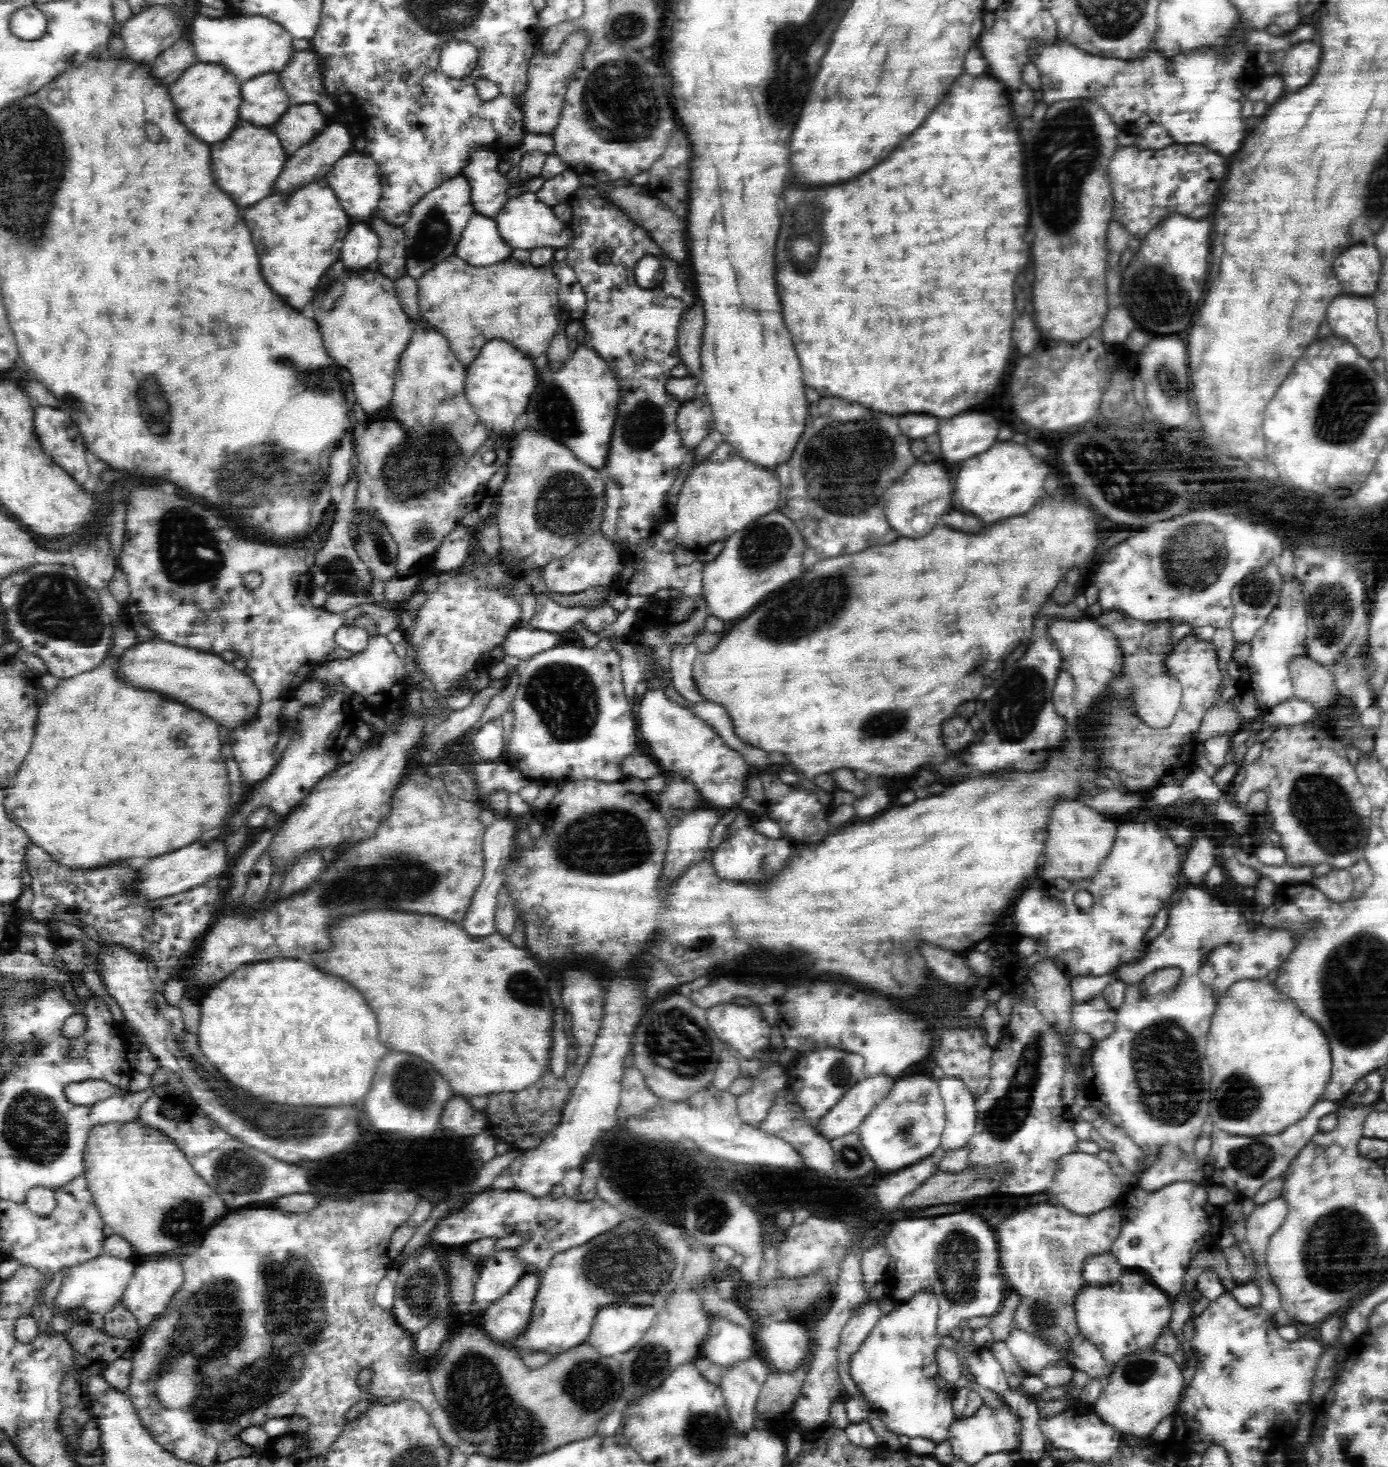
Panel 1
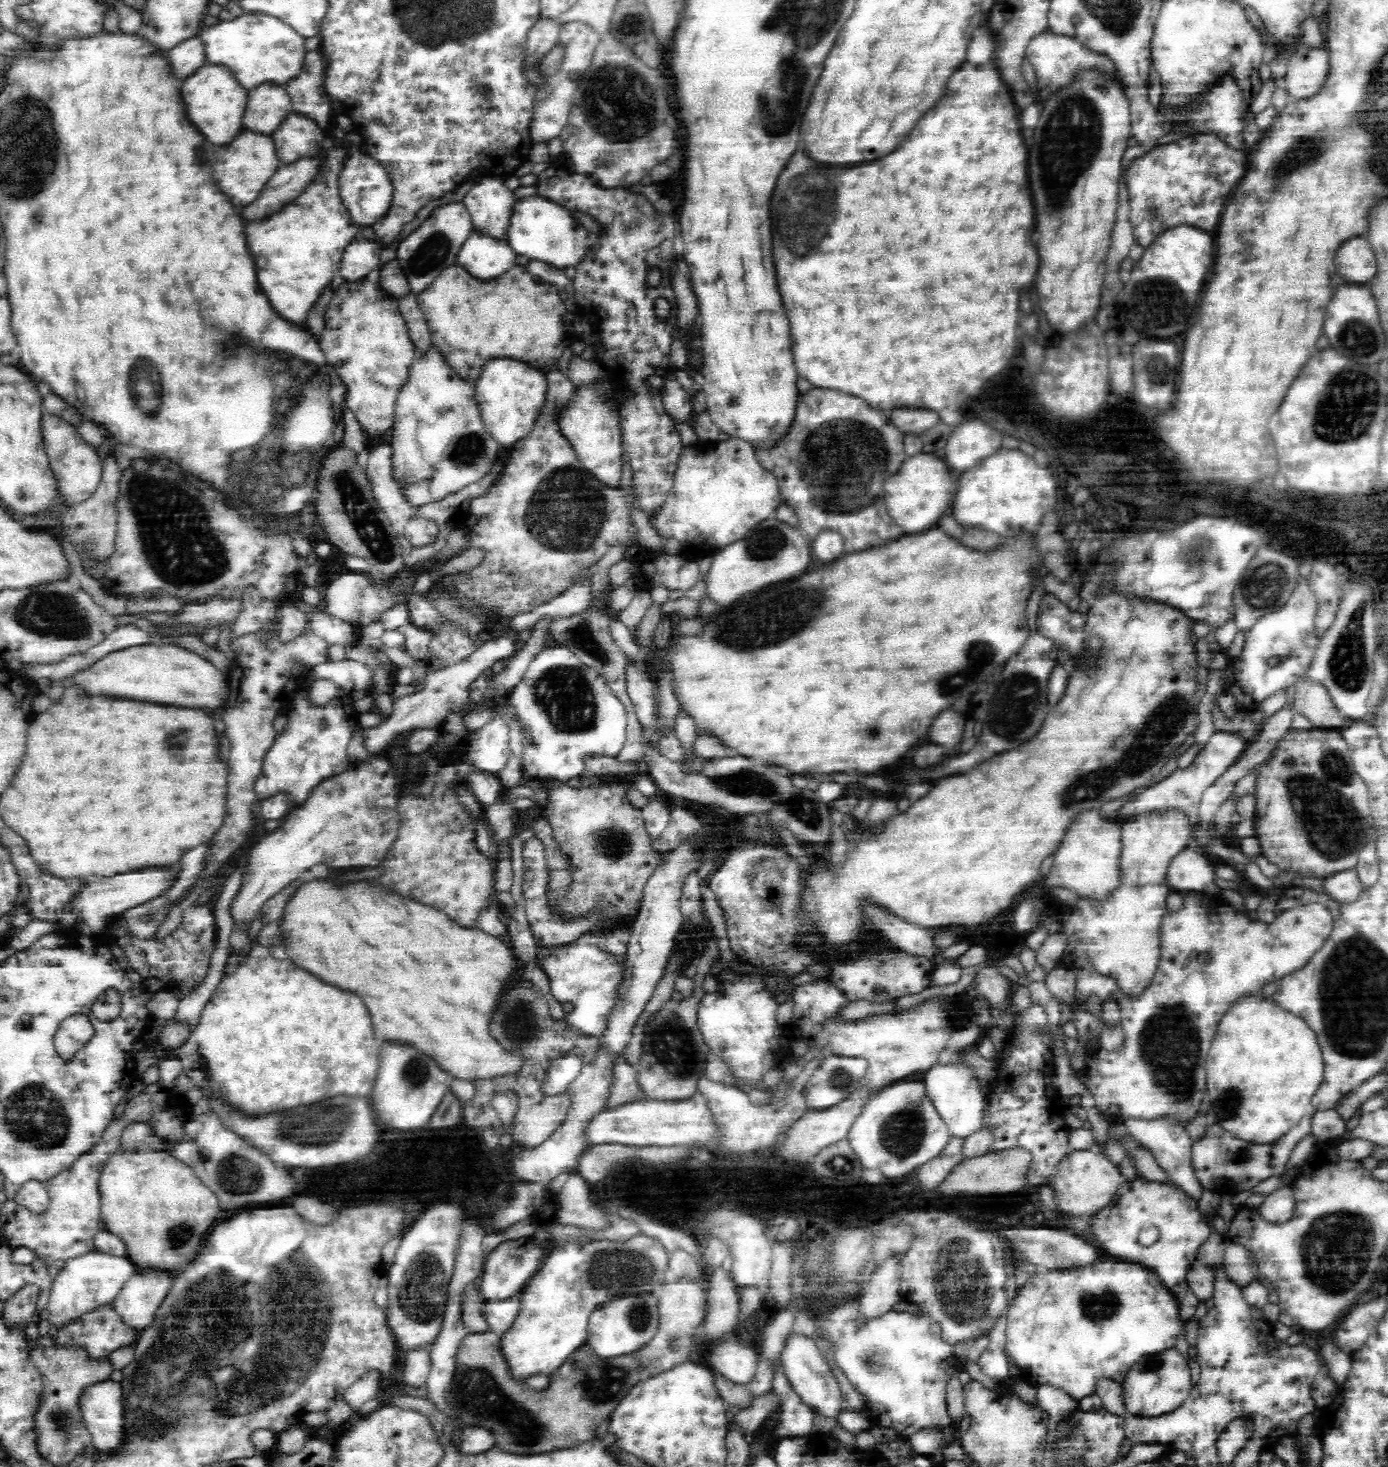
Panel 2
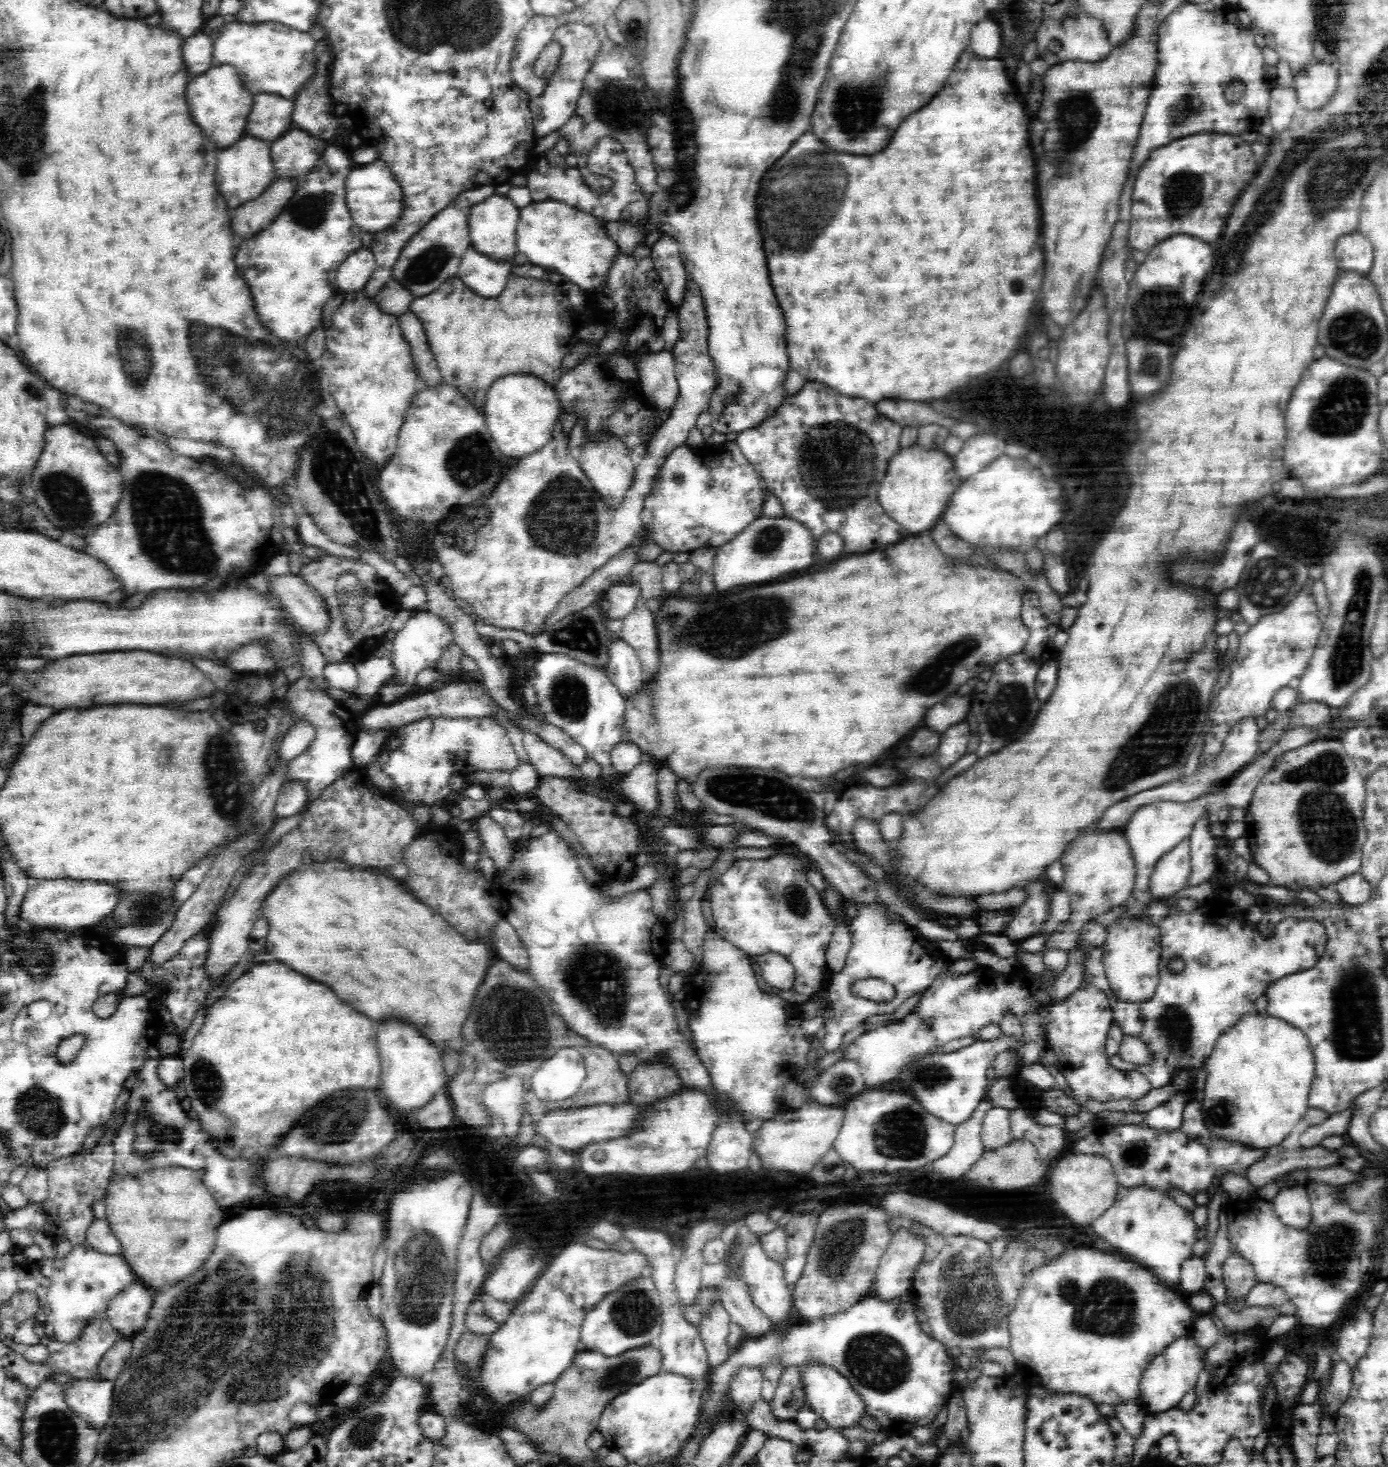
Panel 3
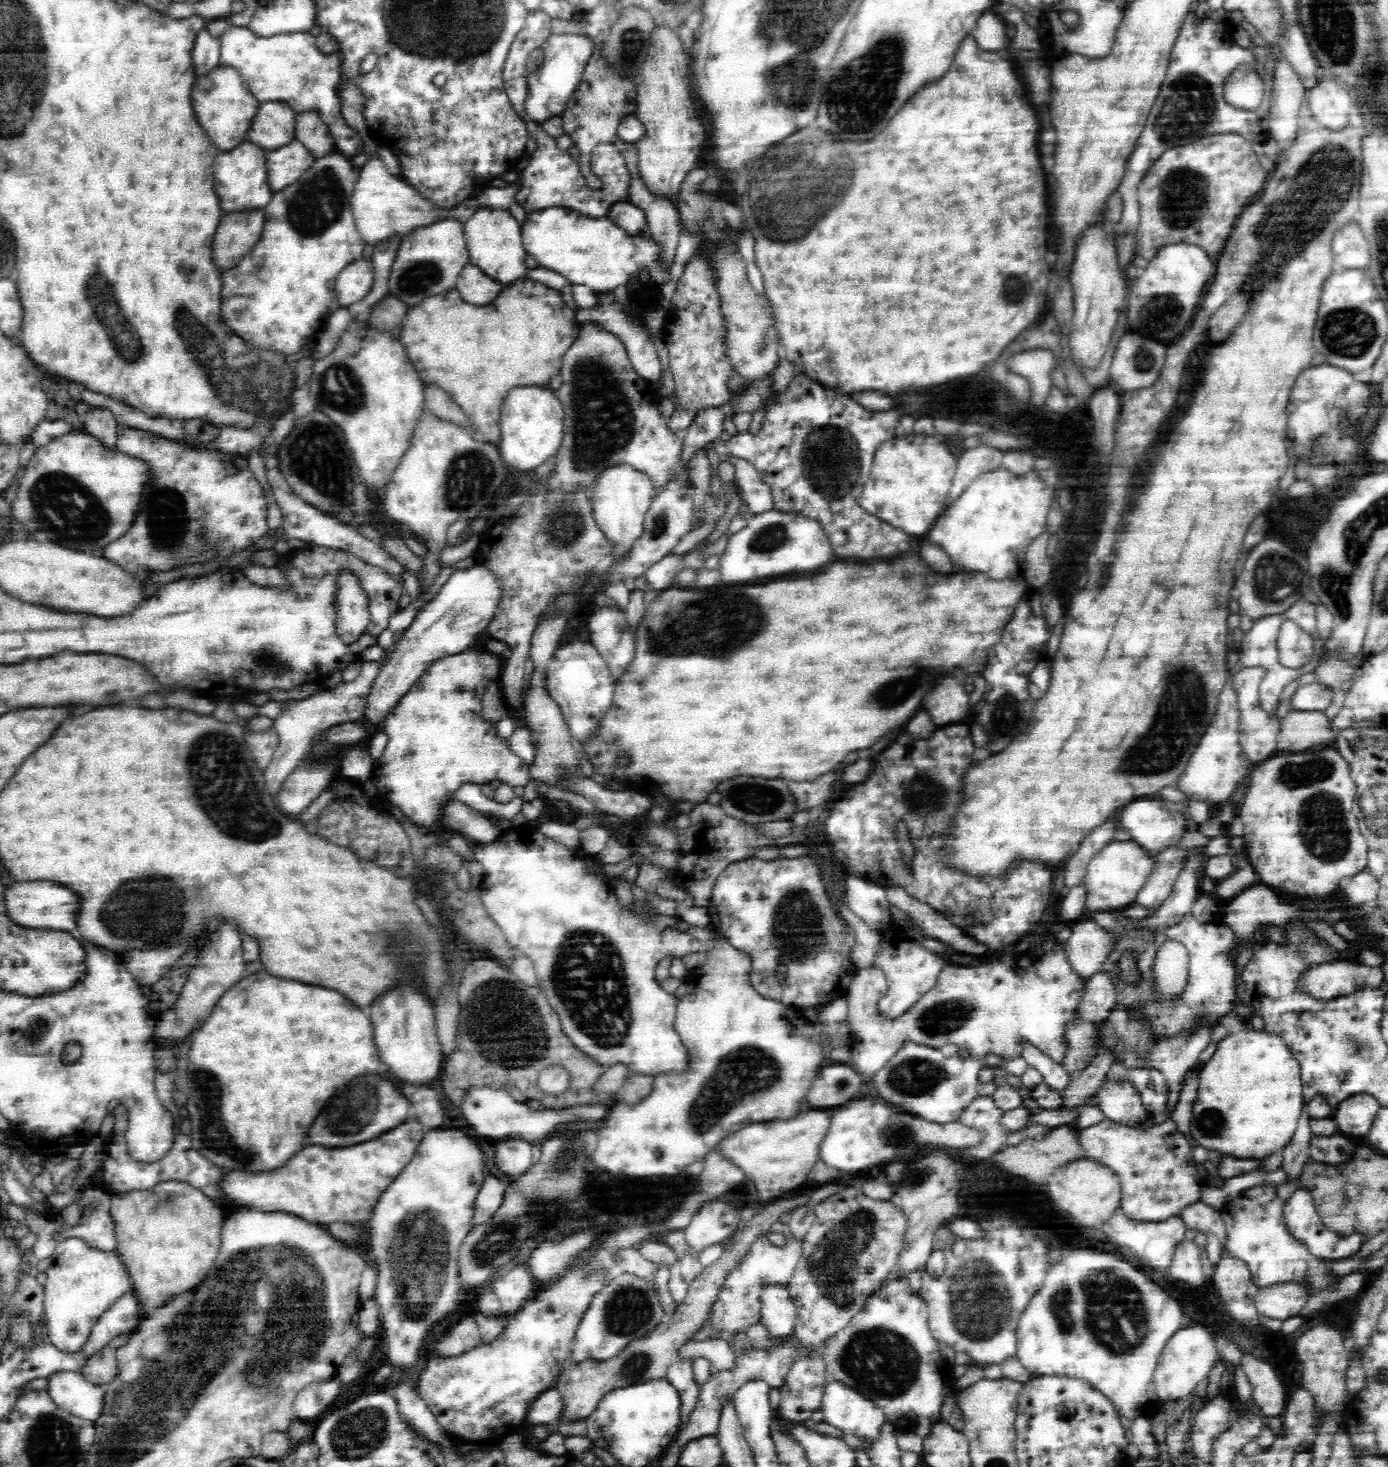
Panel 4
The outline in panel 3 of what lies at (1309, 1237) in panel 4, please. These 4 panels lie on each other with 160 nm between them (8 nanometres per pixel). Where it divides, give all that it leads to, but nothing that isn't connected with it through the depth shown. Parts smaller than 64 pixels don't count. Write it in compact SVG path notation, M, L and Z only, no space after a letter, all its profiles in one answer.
M1299 1185L1281 1188L1271 1202L1274 1212L1286 1226L1298 1230L1311 1228L1311 1204L1306 1188Z

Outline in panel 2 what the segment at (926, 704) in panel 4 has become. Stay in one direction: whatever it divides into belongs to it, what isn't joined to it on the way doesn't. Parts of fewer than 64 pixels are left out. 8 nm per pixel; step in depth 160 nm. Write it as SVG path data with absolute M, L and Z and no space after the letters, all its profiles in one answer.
M954 710L942 712L942 716L938 716L938 720L934 720L930 726L930 740L944 748L954 748L962 742L962 730L967 717L968 714L958 714Z

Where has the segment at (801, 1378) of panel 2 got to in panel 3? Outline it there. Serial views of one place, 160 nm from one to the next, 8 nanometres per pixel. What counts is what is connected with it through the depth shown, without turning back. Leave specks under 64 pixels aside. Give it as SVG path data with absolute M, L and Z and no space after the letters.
M810 1363L801 1368L806 1404L812 1408L819 1418L827 1422L828 1427L843 1429L855 1427L856 1425L865 1425L869 1418L865 1404L844 1376L841 1376L834 1368L822 1366L822 1364Z

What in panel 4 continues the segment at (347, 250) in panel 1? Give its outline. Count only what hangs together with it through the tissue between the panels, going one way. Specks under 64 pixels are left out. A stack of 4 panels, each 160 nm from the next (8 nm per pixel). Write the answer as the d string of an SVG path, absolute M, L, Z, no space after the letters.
M371 259L352 261L342 272L338 273L335 282L335 295L340 308L346 309L350 304L358 302L372 289L374 268Z

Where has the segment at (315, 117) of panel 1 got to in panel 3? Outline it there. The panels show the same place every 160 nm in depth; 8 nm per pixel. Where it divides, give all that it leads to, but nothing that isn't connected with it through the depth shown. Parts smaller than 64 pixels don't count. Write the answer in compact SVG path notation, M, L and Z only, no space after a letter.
M296 126L270 142L270 157L276 178L299 179L318 164L328 143Z

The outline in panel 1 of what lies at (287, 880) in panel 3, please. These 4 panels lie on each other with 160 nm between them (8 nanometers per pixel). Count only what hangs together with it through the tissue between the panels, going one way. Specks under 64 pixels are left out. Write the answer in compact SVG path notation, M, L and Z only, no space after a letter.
M370 912L370 916L354 916L354 920L346 920L346 924L338 924L338 932L334 932L334 940L338 940L338 948L334 952L322 952L322 956L312 956L312 964L318 964L318 968L326 968L326 972L334 972L334 976L342 976L344 980L350 980L362 996L366 996L366 1002L370 1008L374 1008L374 1014L378 1016L378 1030L380 1040L389 1051L405 1052L410 1055L420 1056L432 1066L438 1068L438 1072L449 1082L452 1095L488 1096L498 1092L518 1092L534 1084L544 1068L550 1065L552 1047L552 1018L553 1008L550 1003L548 977L545 972L540 972L537 961L526 956L526 949L517 947L508 940L508 937L498 931L485 937L472 938L471 934L459 924L452 924L448 920L438 920L436 916L410 916L410 912Z

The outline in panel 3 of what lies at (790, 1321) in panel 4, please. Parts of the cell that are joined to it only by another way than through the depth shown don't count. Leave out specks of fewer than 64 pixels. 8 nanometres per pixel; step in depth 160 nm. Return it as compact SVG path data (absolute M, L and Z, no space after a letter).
M746 1225L738 1228L736 1244L744 1249L744 1262L742 1262L740 1272L744 1274L744 1279L748 1283L754 1305L770 1319L774 1328L787 1323L794 1314L793 1297L788 1283L784 1279L783 1268L766 1257L766 1254L761 1250L758 1236L754 1235Z

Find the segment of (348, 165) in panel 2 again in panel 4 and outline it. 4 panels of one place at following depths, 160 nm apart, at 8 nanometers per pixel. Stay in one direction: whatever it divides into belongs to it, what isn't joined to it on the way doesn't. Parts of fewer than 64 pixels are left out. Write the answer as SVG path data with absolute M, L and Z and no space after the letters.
M379 152L376 156L368 158L364 168L360 170L360 178L355 182L353 192L351 209L357 231L366 245L380 244L398 235L402 238L417 228L427 227L444 219L456 218L464 224L481 208L476 198L464 199L454 208L434 207L411 184L406 184L403 178L396 178L396 174L390 176L386 172L386 165L379 157Z

